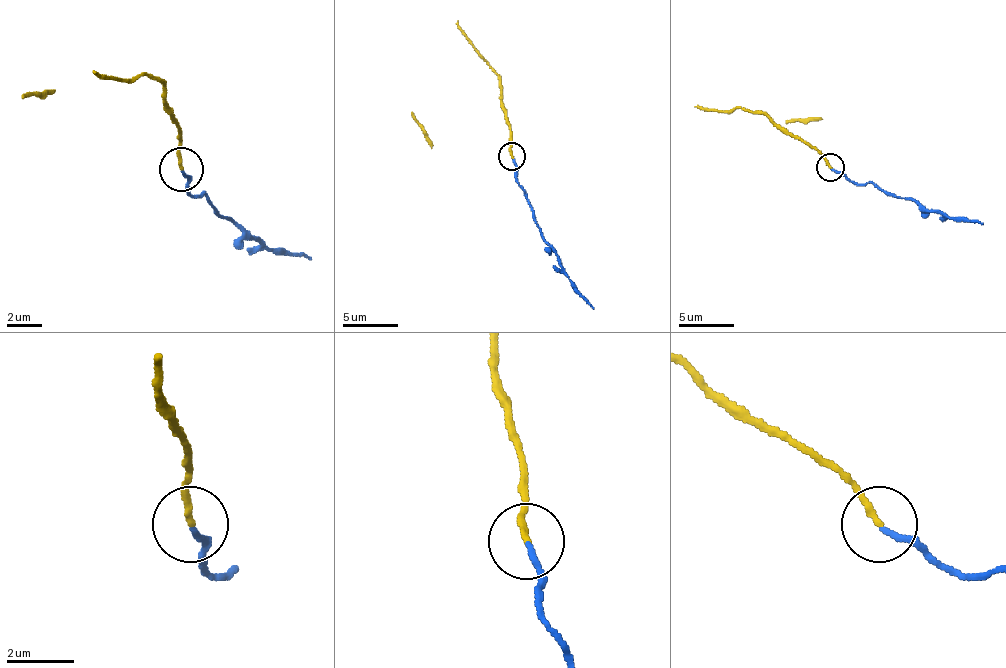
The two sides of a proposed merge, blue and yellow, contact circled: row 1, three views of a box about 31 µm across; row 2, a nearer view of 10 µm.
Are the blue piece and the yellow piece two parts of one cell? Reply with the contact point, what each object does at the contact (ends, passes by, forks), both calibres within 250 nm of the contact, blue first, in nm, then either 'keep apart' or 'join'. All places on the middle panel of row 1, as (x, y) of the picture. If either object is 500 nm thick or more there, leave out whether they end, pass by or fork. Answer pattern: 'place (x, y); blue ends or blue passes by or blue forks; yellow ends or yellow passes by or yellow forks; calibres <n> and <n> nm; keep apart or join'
place (512, 156); blue ends; yellow ends; calibres 160 and 190 nm; keep apart

